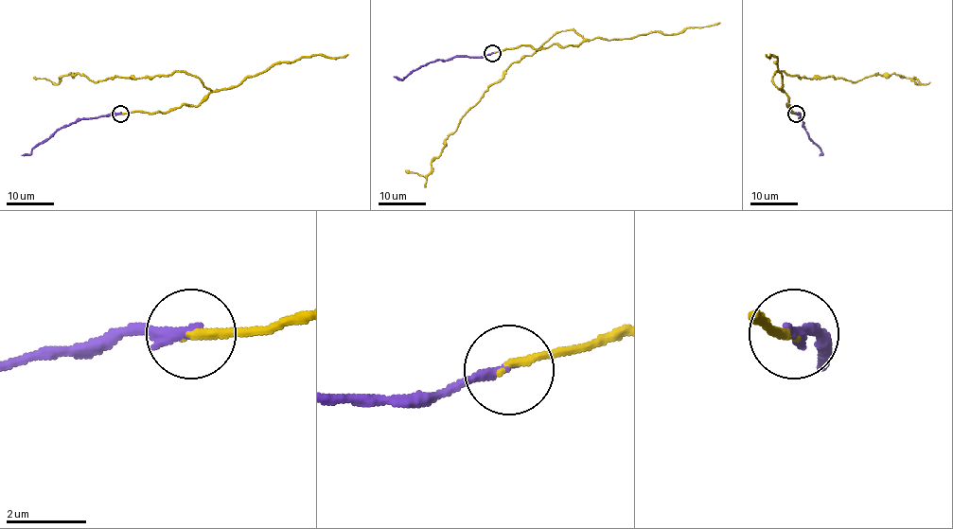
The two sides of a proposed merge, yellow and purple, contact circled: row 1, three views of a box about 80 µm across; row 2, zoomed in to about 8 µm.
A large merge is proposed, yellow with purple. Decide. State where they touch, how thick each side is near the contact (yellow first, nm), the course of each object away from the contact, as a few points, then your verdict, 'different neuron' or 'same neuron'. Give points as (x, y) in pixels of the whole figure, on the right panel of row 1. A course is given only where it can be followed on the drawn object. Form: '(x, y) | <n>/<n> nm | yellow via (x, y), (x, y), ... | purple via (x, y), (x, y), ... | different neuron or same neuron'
(796, 114) | 200/300 nm | yellow via (796, 113), (788, 113), (788, 96), (774, 84), (779, 71), (857, 81), (897, 74), (917, 83), (912, 77) | purple via (797, 113), (807, 135), (821, 152), (820, 155) | same neuron

